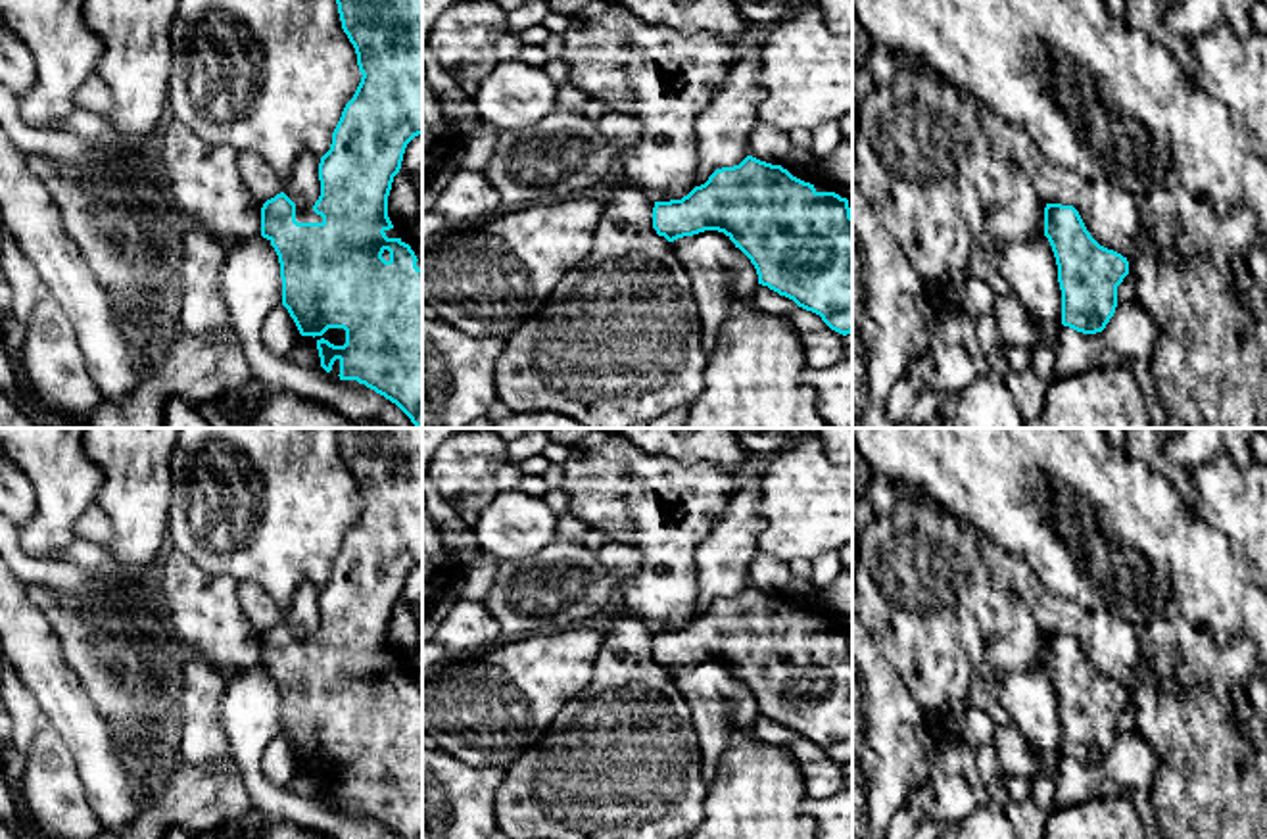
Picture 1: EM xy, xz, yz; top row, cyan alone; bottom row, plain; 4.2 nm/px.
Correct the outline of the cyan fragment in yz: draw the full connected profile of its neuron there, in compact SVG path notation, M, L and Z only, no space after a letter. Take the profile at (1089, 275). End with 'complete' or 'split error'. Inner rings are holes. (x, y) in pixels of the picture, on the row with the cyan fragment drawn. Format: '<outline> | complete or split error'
M1046 204L1044 236L1058 265L1062 324L1102 332L1115 313L1117 286L1129 275L1127 257L1100 246L1073 205Z | complete

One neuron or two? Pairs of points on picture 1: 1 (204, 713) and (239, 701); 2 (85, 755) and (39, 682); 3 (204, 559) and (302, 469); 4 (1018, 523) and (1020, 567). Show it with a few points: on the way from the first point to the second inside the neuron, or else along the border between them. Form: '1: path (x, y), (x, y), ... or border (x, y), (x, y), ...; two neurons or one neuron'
1: border (225, 688), (219, 699), (217, 722); two neurons
2: path (85, 738), (75, 719), (56, 699); one neuron
3: path (233, 559), (294, 498); one neuron
4: border (1020, 557), (1041, 584); two neurons

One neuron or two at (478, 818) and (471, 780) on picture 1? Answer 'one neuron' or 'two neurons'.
one neuron

